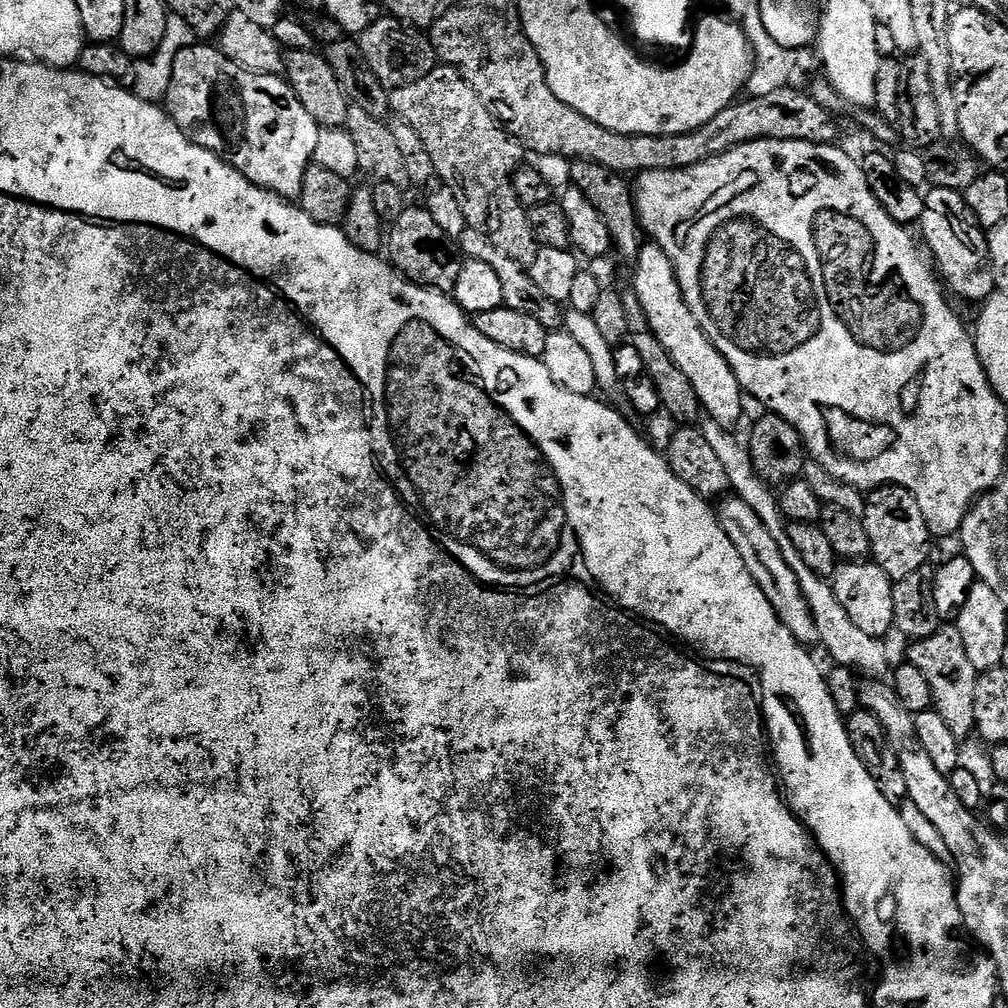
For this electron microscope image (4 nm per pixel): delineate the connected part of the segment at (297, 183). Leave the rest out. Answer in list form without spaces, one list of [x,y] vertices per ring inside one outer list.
[[[197,42],[174,58],[174,74],[170,78],[166,111],[176,125],[187,131],[189,140],[220,156],[252,184],[267,188],[289,202],[299,201],[302,178],[306,178],[308,165],[313,163],[314,146],[318,146],[318,134],[322,129],[314,118],[310,118],[306,106],[302,106],[298,94],[283,75],[263,76],[261,72],[248,72],[230,62],[219,47]]]

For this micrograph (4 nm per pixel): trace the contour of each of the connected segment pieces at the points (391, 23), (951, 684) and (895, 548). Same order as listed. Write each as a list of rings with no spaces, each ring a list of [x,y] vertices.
[[[385,14],[381,20],[373,19],[366,31],[359,33],[358,41],[371,70],[389,90],[410,86],[438,67],[436,48],[431,39],[421,29],[407,25],[391,14]]]
[[[945,623],[930,638],[922,638],[911,645],[906,656],[907,663],[918,666],[926,682],[930,682],[934,711],[950,726],[950,734],[954,734],[957,742],[964,742],[968,735],[976,732],[975,696],[980,681],[980,673],[976,671],[974,662],[970,662],[970,654],[966,654],[966,646],[962,646],[962,634],[955,623]]]
[[[899,486],[871,489],[866,496],[862,519],[866,534],[870,534],[871,559],[879,568],[886,570],[892,581],[906,578],[929,563],[934,537],[913,492]]]

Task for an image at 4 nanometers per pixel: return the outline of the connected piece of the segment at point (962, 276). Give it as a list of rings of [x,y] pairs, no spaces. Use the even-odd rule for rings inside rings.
[[[932,188],[925,195],[924,213],[918,221],[918,228],[924,231],[924,240],[932,251],[931,259],[938,265],[943,283],[947,287],[949,284],[962,299],[983,302],[997,291],[998,276],[990,263],[988,237],[961,193]]]

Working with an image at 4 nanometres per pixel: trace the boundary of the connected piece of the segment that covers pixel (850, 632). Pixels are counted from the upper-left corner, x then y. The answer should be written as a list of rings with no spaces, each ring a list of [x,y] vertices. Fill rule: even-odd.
[[[711,418],[703,421],[702,431],[706,442],[710,442],[710,446],[718,453],[718,458],[722,461],[726,474],[730,474],[731,489],[739,496],[739,499],[744,500],[762,518],[762,522],[770,530],[773,538],[784,549],[784,557],[787,558],[788,564],[791,565],[796,576],[800,579],[800,585],[812,611],[812,617],[818,626],[819,643],[824,644],[825,650],[836,659],[833,661],[837,665],[859,670],[861,673],[863,673],[862,671],[868,672],[864,674],[872,678],[883,677],[885,675],[883,672],[888,668],[888,648],[884,645],[885,641],[881,637],[865,634],[859,626],[854,626],[854,622],[850,622],[850,614],[846,614],[846,610],[842,610],[831,583],[825,577],[816,574],[810,566],[806,566],[806,562],[802,560],[798,550],[792,548],[786,527],[786,517],[780,513],[777,493],[757,474],[756,467],[752,464],[751,451],[745,445],[743,448],[732,437],[733,433],[729,429],[717,424]]]

